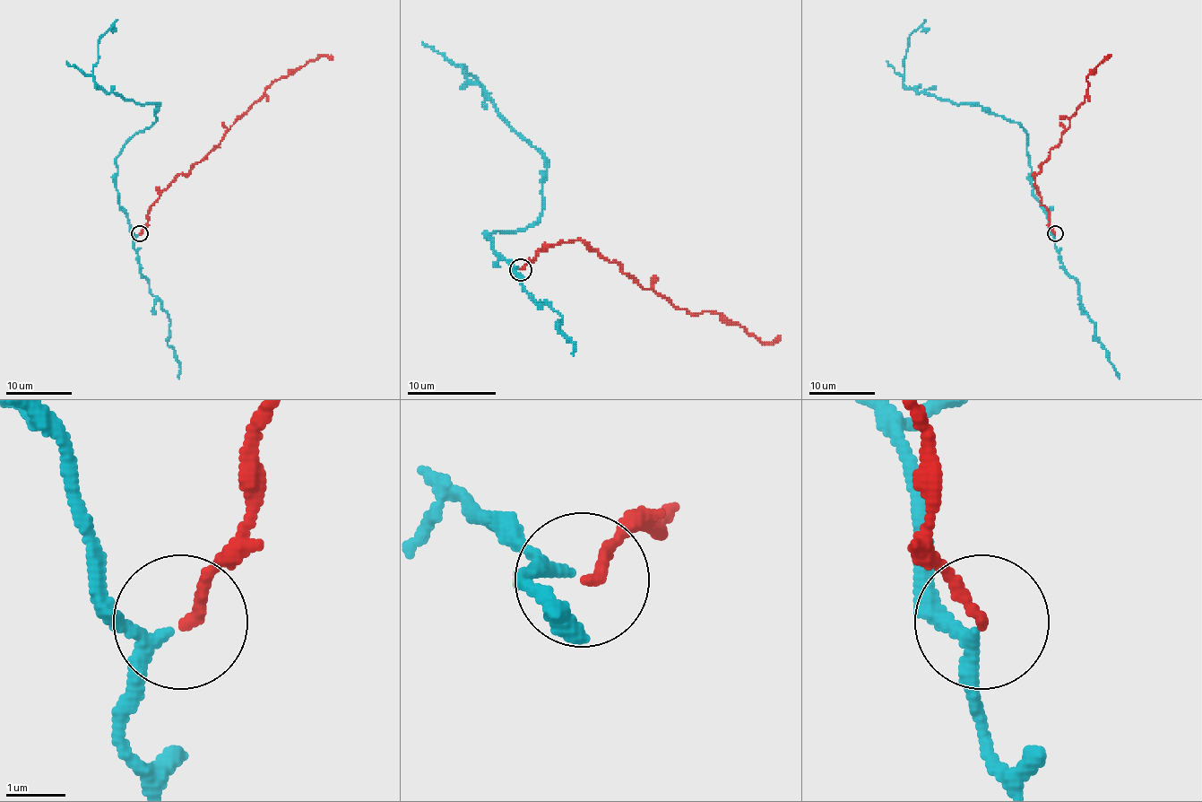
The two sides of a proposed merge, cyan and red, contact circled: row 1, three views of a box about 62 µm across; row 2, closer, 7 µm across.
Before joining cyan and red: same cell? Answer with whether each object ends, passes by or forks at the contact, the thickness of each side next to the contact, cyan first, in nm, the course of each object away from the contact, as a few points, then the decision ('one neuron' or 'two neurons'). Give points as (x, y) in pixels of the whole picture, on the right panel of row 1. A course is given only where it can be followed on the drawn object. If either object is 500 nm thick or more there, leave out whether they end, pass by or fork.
cyan passes by; red ends; calibres 200 and 190 nm; course cyan (1055, 235), (1033, 194), (1026, 132), (1016, 122), (903, 82), (908, 38), (919, 26), (929, 30); course red (1055, 233), (1033, 173), (1050, 151), (1058, 145), (1061, 134), (1085, 100), (1087, 76), (1109, 55), (1104, 57); one neuron

